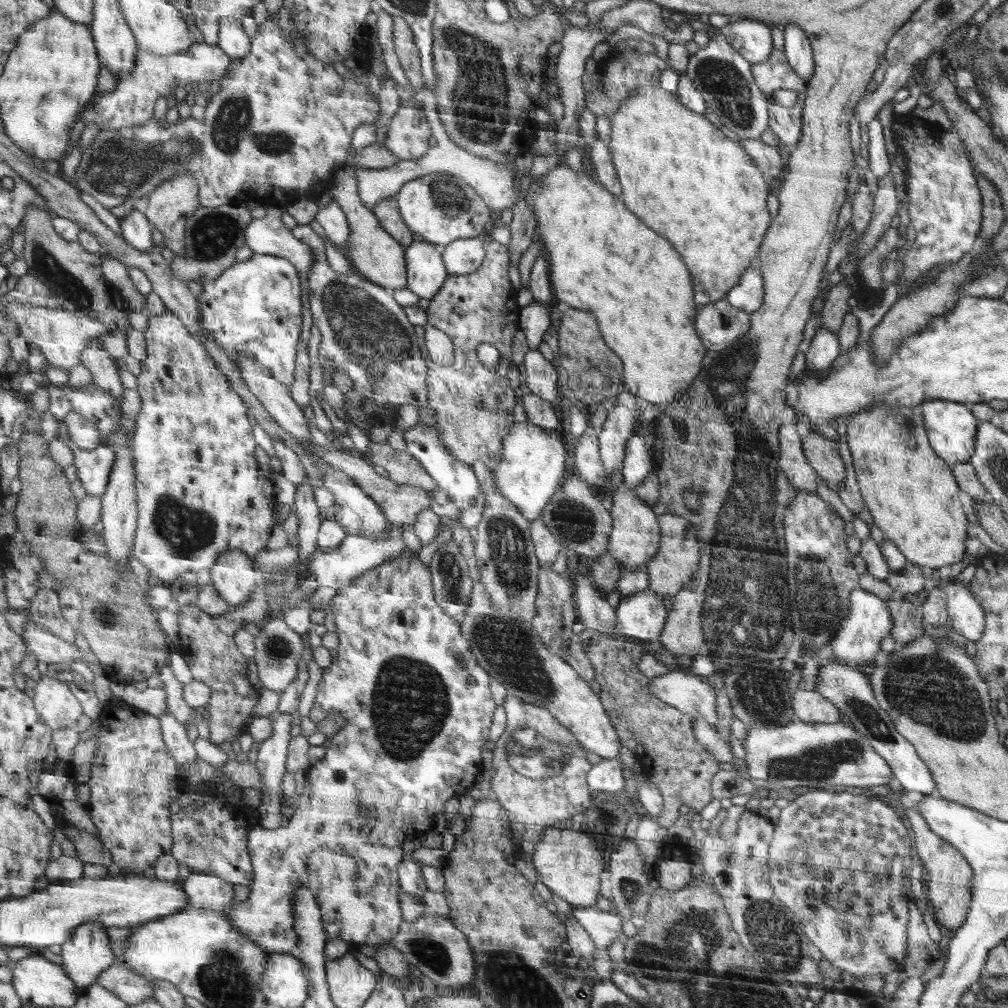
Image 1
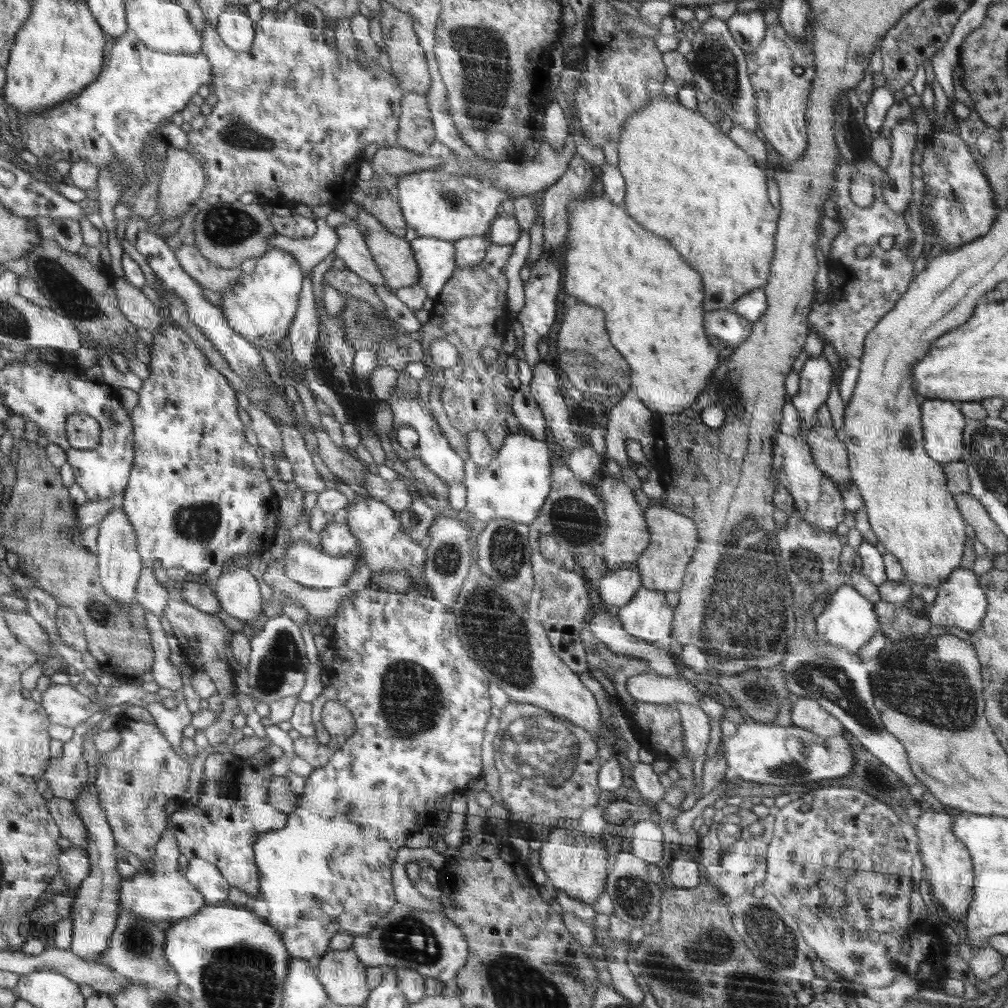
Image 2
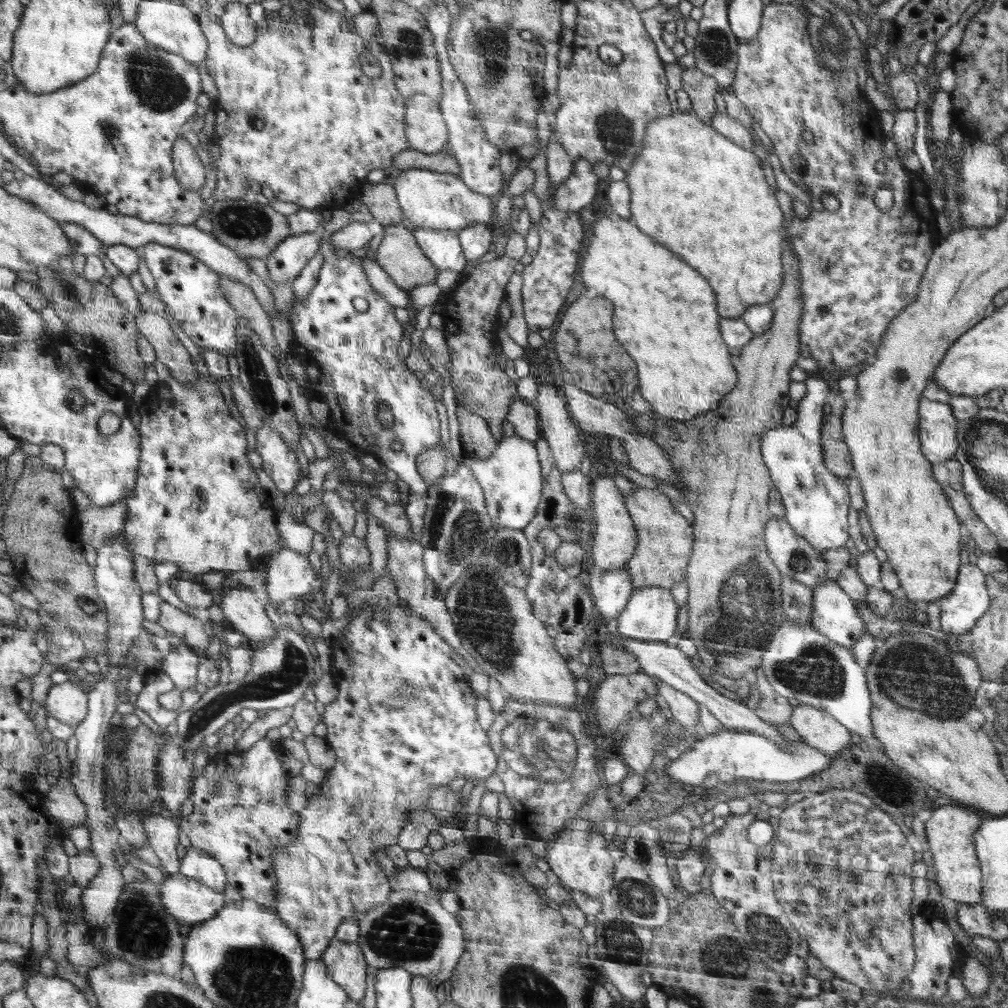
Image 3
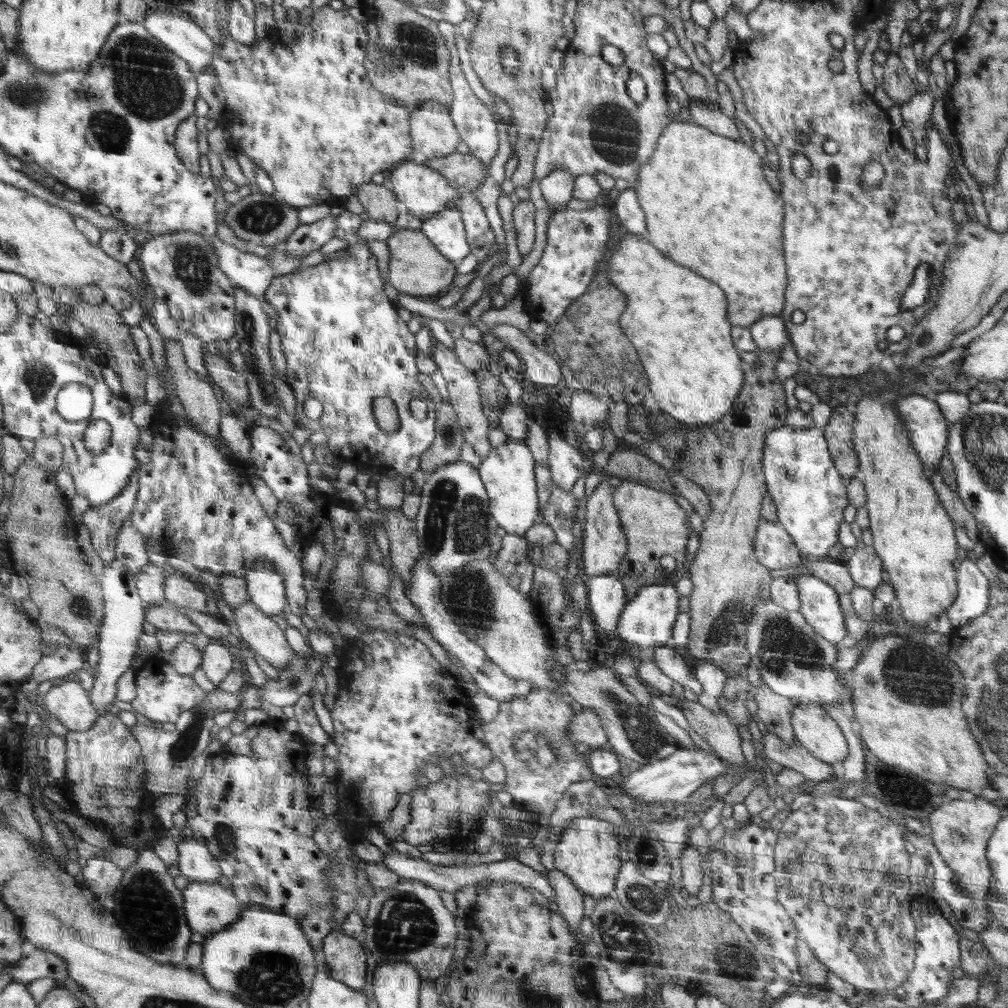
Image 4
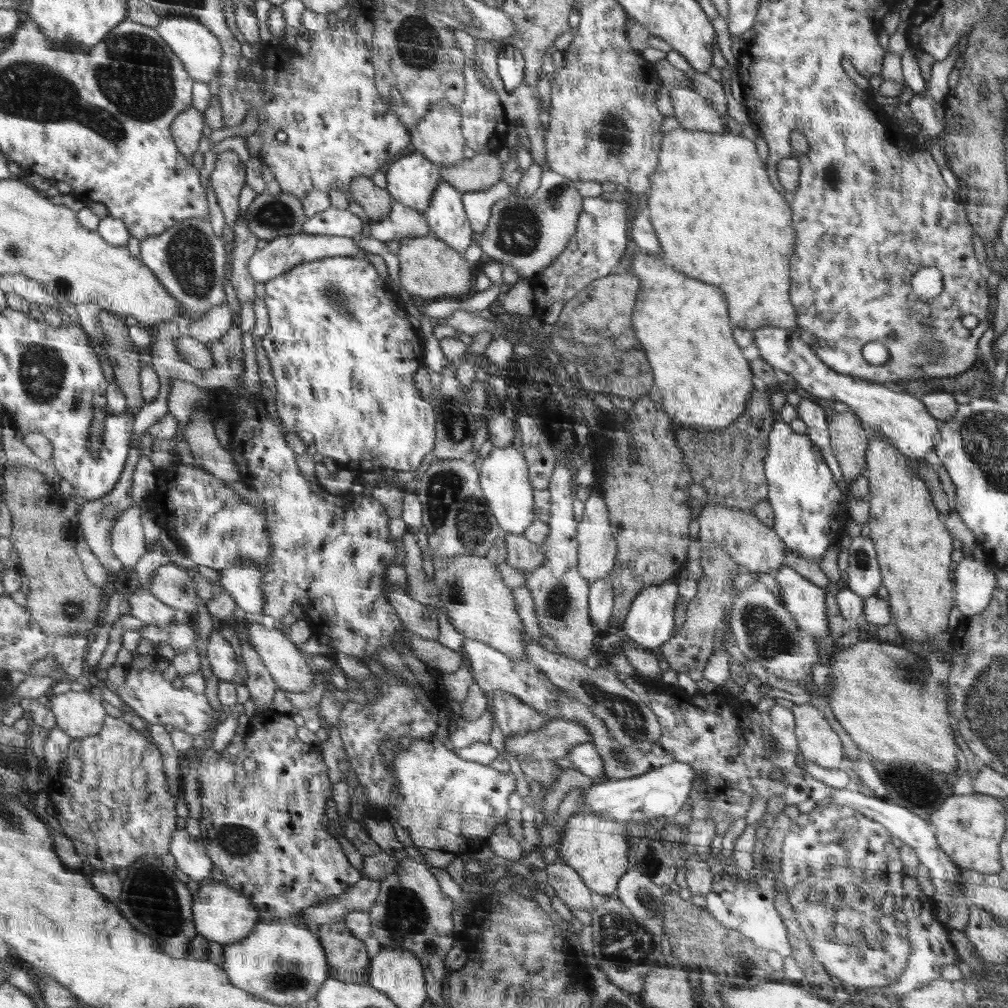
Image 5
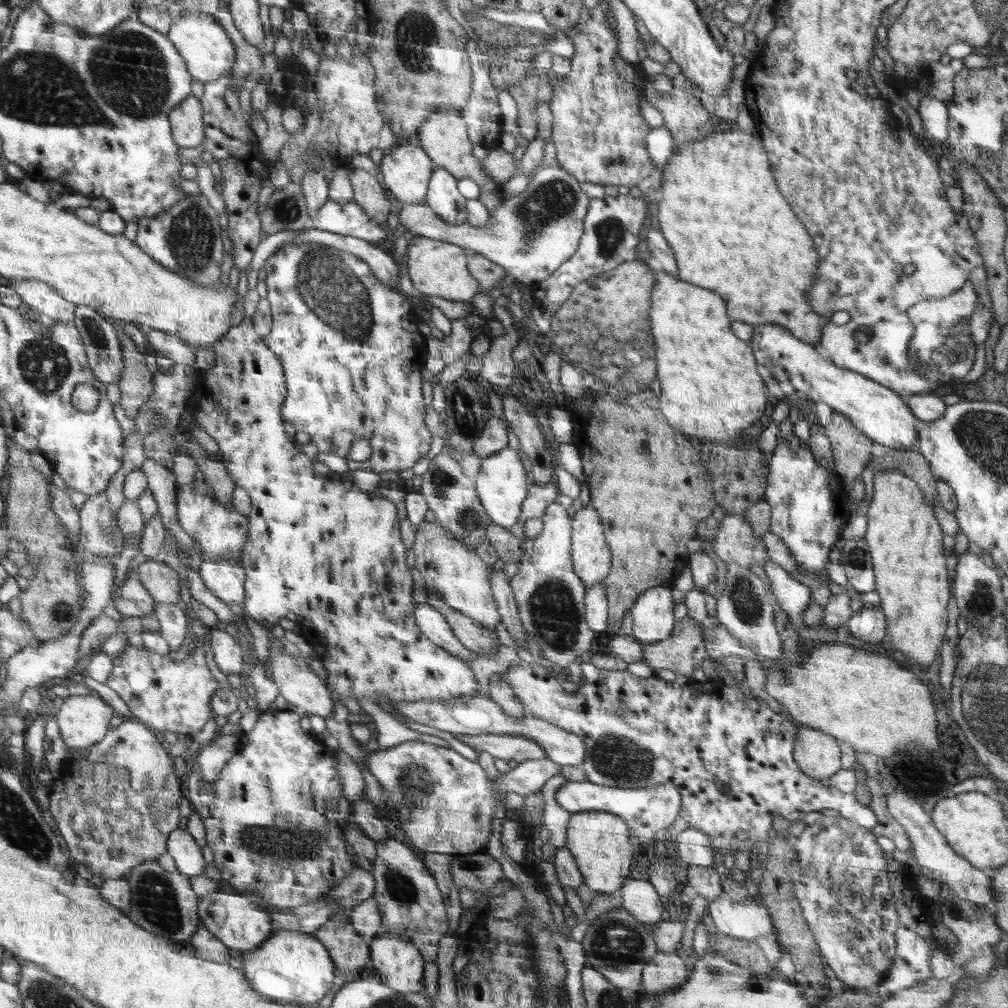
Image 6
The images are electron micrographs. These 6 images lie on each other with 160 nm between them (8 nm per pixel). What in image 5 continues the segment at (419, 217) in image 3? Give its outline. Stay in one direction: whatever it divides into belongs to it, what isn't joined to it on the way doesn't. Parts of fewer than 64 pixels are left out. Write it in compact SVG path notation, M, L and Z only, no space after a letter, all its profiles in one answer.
M412 151L384 171L386 190L400 204L424 212L443 179L438 167L422 153Z

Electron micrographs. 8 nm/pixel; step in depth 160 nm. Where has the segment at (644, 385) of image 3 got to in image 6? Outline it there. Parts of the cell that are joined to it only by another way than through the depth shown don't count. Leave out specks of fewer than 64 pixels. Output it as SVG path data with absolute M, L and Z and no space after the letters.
M659 267L652 269L652 272L656 276L656 286L653 287L649 319L657 340L658 380L662 382L661 412L671 428L694 441L725 444L743 437L750 432L754 420L758 422L762 418L766 408L764 384L756 370L756 360L752 356L752 348L748 346L749 342L732 334L730 320L726 316L726 302L718 294L698 288Z

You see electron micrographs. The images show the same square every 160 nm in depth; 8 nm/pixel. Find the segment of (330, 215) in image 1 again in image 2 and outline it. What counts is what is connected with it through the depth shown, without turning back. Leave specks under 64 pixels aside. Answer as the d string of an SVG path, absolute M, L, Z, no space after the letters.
M350 223L334 228L338 234L338 246L333 250L336 258L344 260L347 268L357 273L362 279L370 284L385 285L385 278L382 276L378 265L374 262L373 256L367 247L365 238L360 234L356 225Z

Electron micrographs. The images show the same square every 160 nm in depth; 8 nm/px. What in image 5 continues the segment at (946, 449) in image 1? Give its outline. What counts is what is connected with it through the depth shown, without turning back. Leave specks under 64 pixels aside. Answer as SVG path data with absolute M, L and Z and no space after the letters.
M770 326L756 329L753 335L760 356L773 368L790 374L804 395L844 402L854 410L853 413L861 422L868 425L872 434L890 438L900 453L910 456L916 462L931 461L940 436L940 422L920 398L892 385L858 381L850 375L836 372L821 360L797 330Z

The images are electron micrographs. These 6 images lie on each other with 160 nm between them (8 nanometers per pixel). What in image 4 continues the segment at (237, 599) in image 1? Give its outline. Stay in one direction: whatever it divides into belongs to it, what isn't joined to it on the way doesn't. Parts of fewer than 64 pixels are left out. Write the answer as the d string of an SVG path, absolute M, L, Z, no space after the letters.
M246 601L232 609L240 636L249 648L260 654L277 671L289 666L295 652L287 644L284 632L256 604Z

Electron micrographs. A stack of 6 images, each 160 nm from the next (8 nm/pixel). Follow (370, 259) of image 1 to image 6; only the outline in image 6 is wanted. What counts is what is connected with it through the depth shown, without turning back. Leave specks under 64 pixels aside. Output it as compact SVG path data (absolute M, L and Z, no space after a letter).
M416 235L408 240L403 267L408 269L415 293L422 296L435 295L446 298L446 300L470 302L481 292L476 277L469 272L466 266L464 250L460 250L457 244Z

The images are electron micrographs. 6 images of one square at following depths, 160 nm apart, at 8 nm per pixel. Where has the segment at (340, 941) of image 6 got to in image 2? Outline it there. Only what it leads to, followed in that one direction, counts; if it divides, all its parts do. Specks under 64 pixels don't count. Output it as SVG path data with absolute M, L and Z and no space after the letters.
M352 949L329 950L316 968L330 1003L340 1006L364 1005L369 998L366 967Z

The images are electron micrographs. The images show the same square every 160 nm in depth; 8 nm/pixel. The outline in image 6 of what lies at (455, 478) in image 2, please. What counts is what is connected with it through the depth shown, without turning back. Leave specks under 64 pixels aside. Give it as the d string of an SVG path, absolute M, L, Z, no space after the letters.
M319 244L305 245L286 245L278 249L270 255L264 264L266 270L266 286L267 299L271 306L271 317L273 320L270 332L262 338L262 341L273 349L284 365L285 381L288 385L288 394L281 412L288 422L292 423L298 432L304 432L310 435L311 442L318 447L318 453L334 454L336 456L346 458L352 444L356 440L368 440L372 446L372 457L366 462L354 462L346 459L348 469L350 471L372 470L381 474L388 470L408 470L415 466L420 458L426 456L428 448L430 448L430 440L432 434L428 432L426 424L424 424L424 398L422 398L422 378L420 378L420 370L414 370L414 366L418 368L420 362L424 362L426 358L426 344L424 344L424 335L418 332L418 319L410 308L410 304L406 304L404 295L391 289L389 286L382 284L380 279L369 267L369 264L356 255L338 251L333 248L326 248Z

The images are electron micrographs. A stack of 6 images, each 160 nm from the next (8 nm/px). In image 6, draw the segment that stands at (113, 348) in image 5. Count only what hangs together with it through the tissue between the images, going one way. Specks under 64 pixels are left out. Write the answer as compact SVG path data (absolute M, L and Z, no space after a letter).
M113 321L117 324L118 334L122 339L122 344L124 345L124 356L126 361L125 376L119 384L122 397L121 405L126 409L127 415L130 418L138 418L140 412L142 412L142 406L146 406L151 401L153 394L155 393L155 374L150 372L148 368L148 362L146 362L146 356L144 356L144 351L142 351L137 345L137 341L129 335L125 330L124 325L120 325L120 321Z

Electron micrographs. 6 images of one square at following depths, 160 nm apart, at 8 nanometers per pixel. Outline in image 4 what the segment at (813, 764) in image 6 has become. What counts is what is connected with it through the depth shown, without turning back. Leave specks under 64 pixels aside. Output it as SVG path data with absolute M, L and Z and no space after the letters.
M797 702L791 715L791 725L797 743L807 748L815 757L818 757L818 760L832 765L834 762L843 761L849 754L848 741L842 728L824 708L816 703Z

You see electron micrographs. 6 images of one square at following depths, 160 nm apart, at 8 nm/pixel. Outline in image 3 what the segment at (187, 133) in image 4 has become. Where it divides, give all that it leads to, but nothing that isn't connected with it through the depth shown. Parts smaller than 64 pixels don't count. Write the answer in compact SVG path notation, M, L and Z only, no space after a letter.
M183 134L176 143L174 154L175 169L180 182L192 191L200 191L208 180L208 169L204 166L196 147Z

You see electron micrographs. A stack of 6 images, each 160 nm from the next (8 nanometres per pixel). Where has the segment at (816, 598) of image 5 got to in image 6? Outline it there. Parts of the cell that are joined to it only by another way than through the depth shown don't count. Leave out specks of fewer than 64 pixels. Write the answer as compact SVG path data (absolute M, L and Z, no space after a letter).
M764 562L763 567L768 577L768 582L772 586L775 602L798 624L801 612L804 612L812 602L810 588L796 582L796 580L792 580L788 576L788 571L774 562Z

